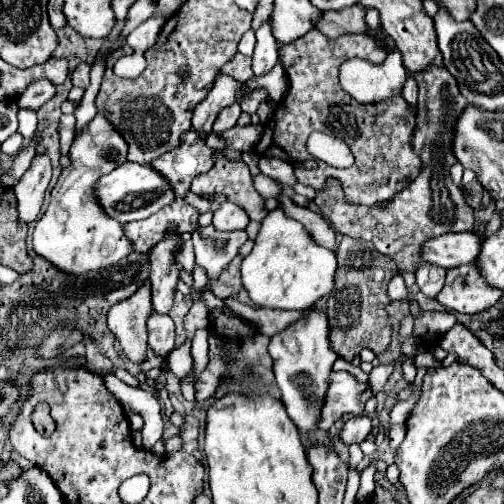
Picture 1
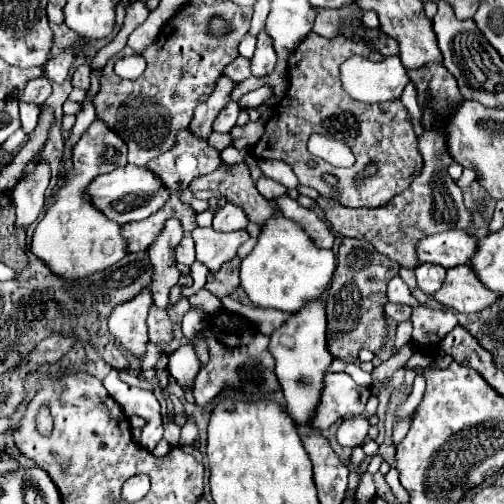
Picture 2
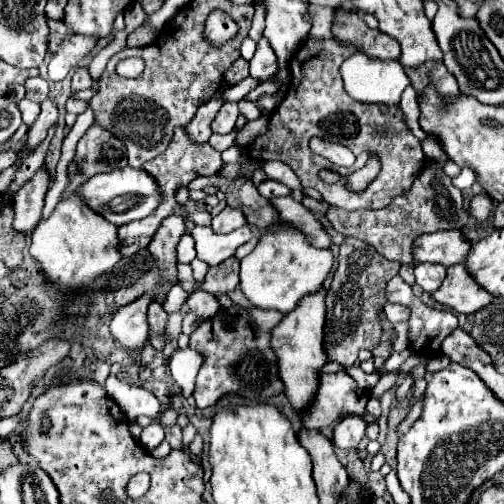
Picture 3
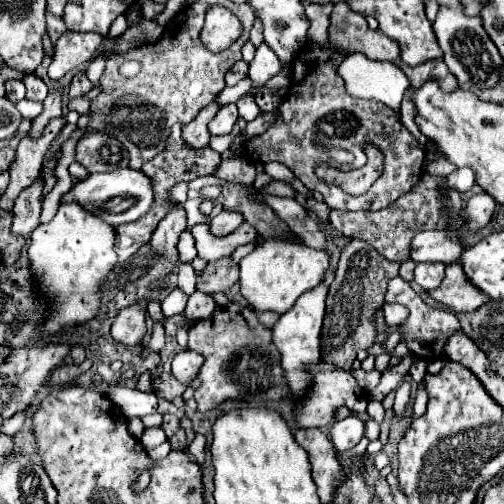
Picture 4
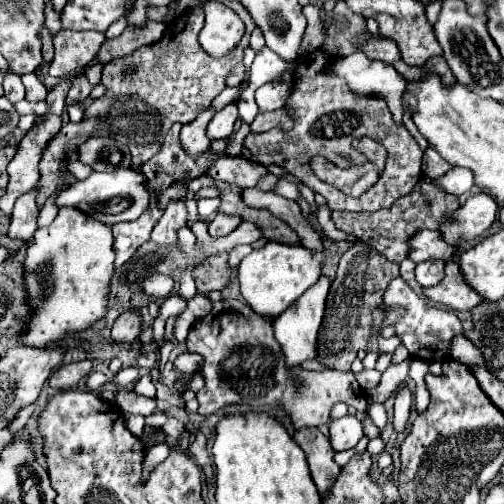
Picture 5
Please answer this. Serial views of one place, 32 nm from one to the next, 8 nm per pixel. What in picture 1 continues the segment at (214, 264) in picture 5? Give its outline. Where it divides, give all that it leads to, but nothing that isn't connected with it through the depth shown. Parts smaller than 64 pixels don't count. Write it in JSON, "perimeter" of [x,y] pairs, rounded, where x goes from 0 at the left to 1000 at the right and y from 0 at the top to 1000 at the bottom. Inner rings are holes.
{"perimeter":[[[468,508],[460,516],[460,524],[452,524],[437,552],[429,560],[417,560],[413,563],[413,575],[421,583],[429,583],[433,591],[456,591],[456,587],[468,587],[476,575],[480,575],[480,556],[476,556],[476,520],[480,512]]]}

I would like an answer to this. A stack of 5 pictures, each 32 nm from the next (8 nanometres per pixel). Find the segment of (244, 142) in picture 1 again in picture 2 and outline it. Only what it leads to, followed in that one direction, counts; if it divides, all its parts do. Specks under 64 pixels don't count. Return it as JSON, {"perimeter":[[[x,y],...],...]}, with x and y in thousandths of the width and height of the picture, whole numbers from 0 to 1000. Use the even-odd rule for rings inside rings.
{"perimeter":[[[524,238],[512,242],[492,242],[488,250],[464,250],[460,254],[460,274],[464,274],[464,294],[472,298],[492,298],[496,286],[504,286],[508,278],[516,278],[516,270],[524,266]]]}

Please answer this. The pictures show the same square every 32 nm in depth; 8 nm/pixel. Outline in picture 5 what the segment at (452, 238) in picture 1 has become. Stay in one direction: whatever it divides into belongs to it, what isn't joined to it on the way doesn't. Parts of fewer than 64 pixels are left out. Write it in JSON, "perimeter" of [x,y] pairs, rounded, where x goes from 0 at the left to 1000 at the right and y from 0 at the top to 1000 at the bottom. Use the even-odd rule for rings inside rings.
{"perimeter":[[[833,456],[817,468],[817,476],[810,484],[813,484],[810,512],[825,524],[841,520],[841,516],[865,516],[865,512],[893,516],[909,500],[909,492],[881,480],[881,472],[869,456]]]}

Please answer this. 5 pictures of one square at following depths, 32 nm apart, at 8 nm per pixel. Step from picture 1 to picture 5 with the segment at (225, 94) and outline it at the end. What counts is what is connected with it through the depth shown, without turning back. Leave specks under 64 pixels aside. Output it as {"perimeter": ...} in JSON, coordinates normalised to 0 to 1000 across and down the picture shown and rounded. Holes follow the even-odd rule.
{"perimeter":[[[413,214],[405,218],[389,238],[381,238],[377,246],[365,246],[361,250],[361,262],[357,262],[357,282],[361,282],[361,294],[365,302],[373,302],[373,310],[389,313],[397,306],[405,306],[413,294],[417,294],[417,278],[405,262],[405,254],[413,250],[413,238],[425,230],[425,218]]]}

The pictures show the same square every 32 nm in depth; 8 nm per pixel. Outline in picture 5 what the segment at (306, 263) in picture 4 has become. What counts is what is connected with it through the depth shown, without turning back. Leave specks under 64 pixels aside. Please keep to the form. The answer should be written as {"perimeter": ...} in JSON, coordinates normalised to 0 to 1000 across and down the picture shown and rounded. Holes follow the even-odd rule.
{"perimeter":[[[528,484],[516,496],[496,500],[472,528],[472,560],[484,595],[516,627],[552,627],[587,591],[595,591],[619,563],[627,563],[639,540],[639,504],[619,504],[611,492],[579,492],[567,484]]]}

